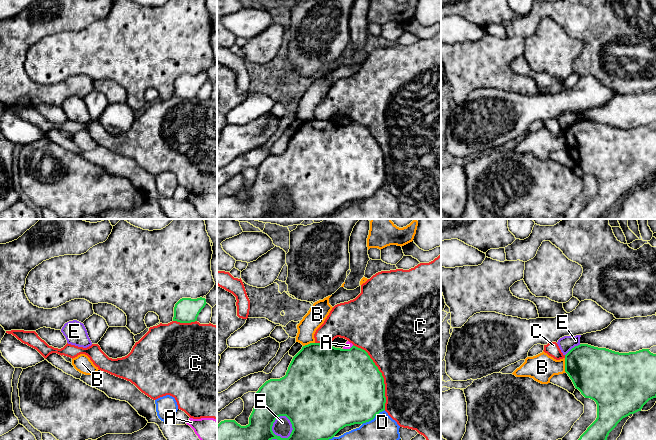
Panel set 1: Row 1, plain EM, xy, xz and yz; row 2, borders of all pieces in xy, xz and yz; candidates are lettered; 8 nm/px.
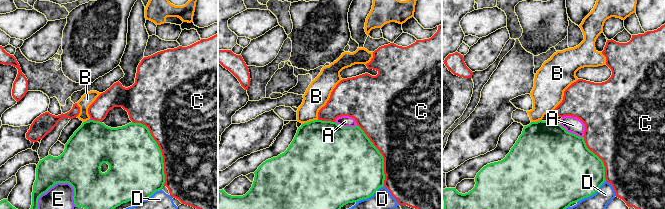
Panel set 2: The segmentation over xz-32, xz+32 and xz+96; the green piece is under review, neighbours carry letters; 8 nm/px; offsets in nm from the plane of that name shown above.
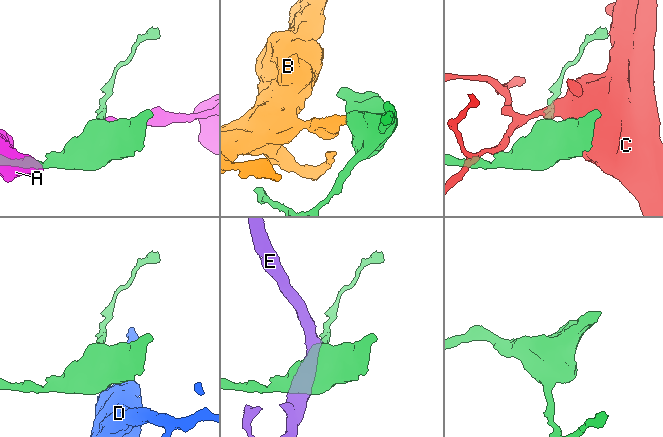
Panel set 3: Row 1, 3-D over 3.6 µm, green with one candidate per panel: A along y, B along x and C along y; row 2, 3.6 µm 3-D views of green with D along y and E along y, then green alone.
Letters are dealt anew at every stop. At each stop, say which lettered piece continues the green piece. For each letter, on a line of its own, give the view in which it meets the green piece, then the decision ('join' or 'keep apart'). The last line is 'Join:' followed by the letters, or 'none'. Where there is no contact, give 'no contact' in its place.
A: contact in xz; keep apart
B: contact in yz; keep apart
C: contact in xz; keep apart
D: contact in xz; keep apart
E: contact in xz; keep apart
Join: none

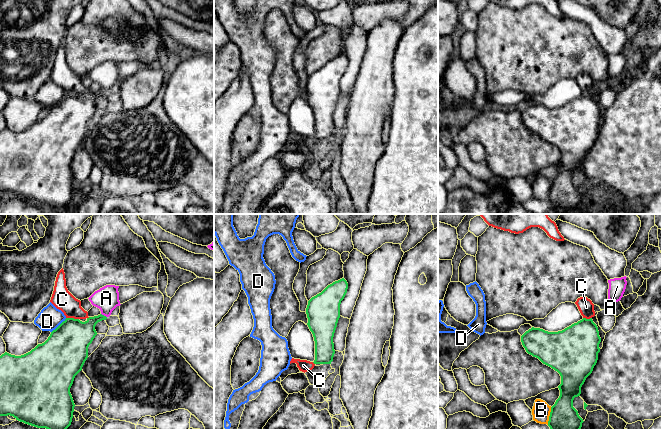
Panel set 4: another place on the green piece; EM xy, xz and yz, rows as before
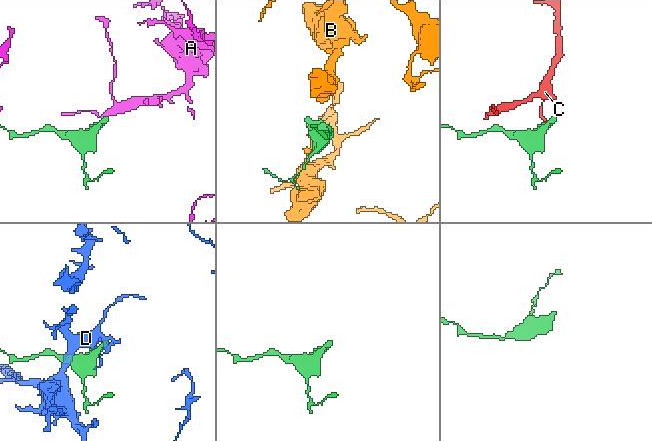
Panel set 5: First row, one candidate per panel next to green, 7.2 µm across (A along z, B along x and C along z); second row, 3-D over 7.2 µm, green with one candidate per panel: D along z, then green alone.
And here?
A: contact in xy; join
B: contact in yz; keep apart
C: contact in xy; keep apart
D: contact in xy; keep apart
Join: A

